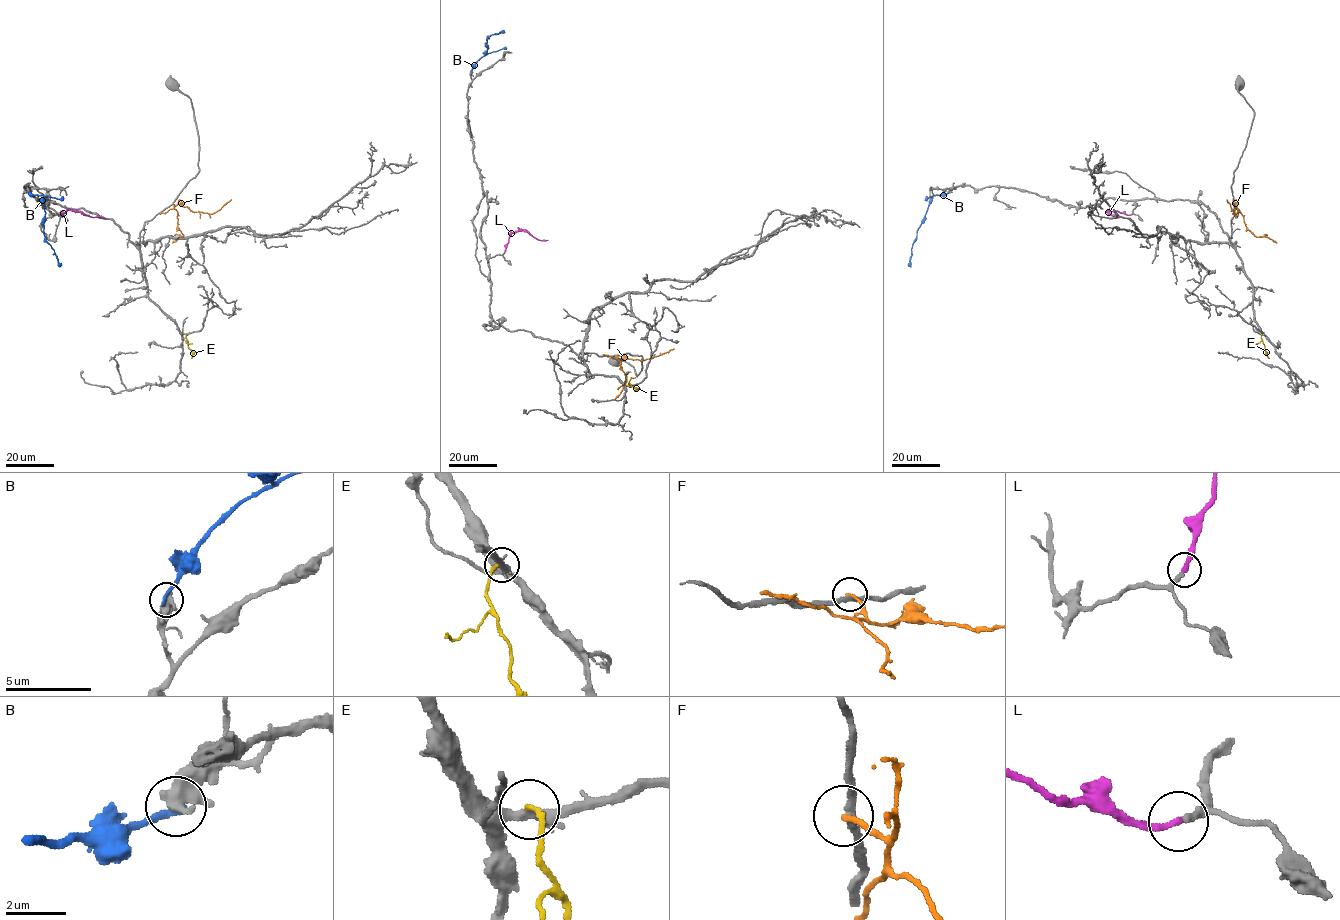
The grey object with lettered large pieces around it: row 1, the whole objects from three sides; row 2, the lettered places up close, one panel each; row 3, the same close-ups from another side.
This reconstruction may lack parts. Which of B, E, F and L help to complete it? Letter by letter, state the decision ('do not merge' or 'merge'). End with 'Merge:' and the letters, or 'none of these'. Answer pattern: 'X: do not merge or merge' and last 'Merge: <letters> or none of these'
B: do not merge
E: do not merge
F: do not merge
L: merge
Merge: L

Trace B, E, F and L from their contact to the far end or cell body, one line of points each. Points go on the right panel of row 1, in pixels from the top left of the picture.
B: (949, 192), (932, 196), (913, 244), (909, 266)
E: (1263, 333), (1261, 338), (1269, 358)
F: (1233, 204), (1237, 205), (1236, 214), (1227, 199)
L: (1130, 214), (1111, 209), (1108, 212), (1118, 217)

